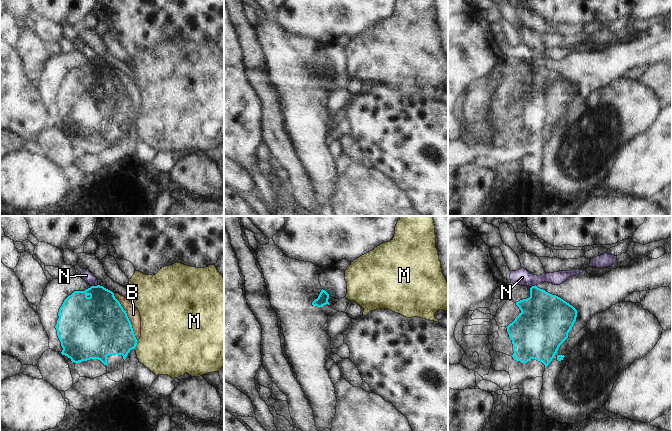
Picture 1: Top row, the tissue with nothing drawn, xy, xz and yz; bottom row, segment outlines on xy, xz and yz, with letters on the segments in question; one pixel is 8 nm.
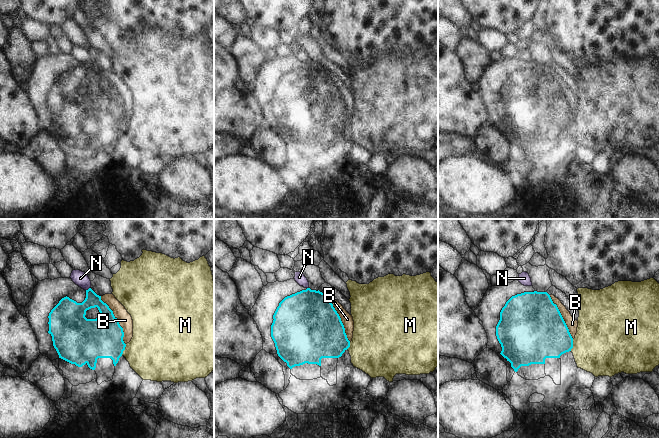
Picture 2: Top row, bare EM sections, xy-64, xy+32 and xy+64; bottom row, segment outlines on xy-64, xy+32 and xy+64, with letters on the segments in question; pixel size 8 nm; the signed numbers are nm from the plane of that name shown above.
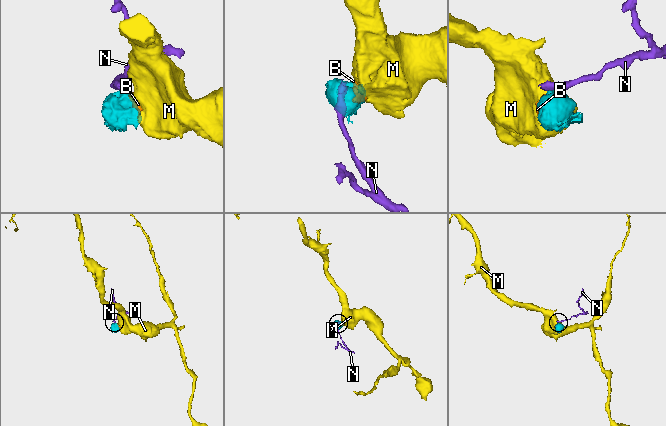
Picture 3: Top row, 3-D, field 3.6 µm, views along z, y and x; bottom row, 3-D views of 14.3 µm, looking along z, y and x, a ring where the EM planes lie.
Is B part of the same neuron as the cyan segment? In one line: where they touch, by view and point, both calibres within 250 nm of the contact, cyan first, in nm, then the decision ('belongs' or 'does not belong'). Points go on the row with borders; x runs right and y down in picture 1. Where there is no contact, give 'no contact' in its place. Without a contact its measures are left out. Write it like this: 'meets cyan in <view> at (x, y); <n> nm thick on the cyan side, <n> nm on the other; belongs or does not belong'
meets cyan in xy at (127, 316); 500 nm thick on the cyan side, 100 nm on the other; does not belong

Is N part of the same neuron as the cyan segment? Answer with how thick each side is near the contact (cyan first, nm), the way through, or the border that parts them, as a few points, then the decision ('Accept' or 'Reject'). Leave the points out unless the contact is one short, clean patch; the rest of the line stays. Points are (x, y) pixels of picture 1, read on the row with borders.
Thickness 360 nm (cyan) against 90 nm. Boundary: xy (97, 284), (91, 286). Reject.

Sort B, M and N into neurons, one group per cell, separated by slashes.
B M / N

